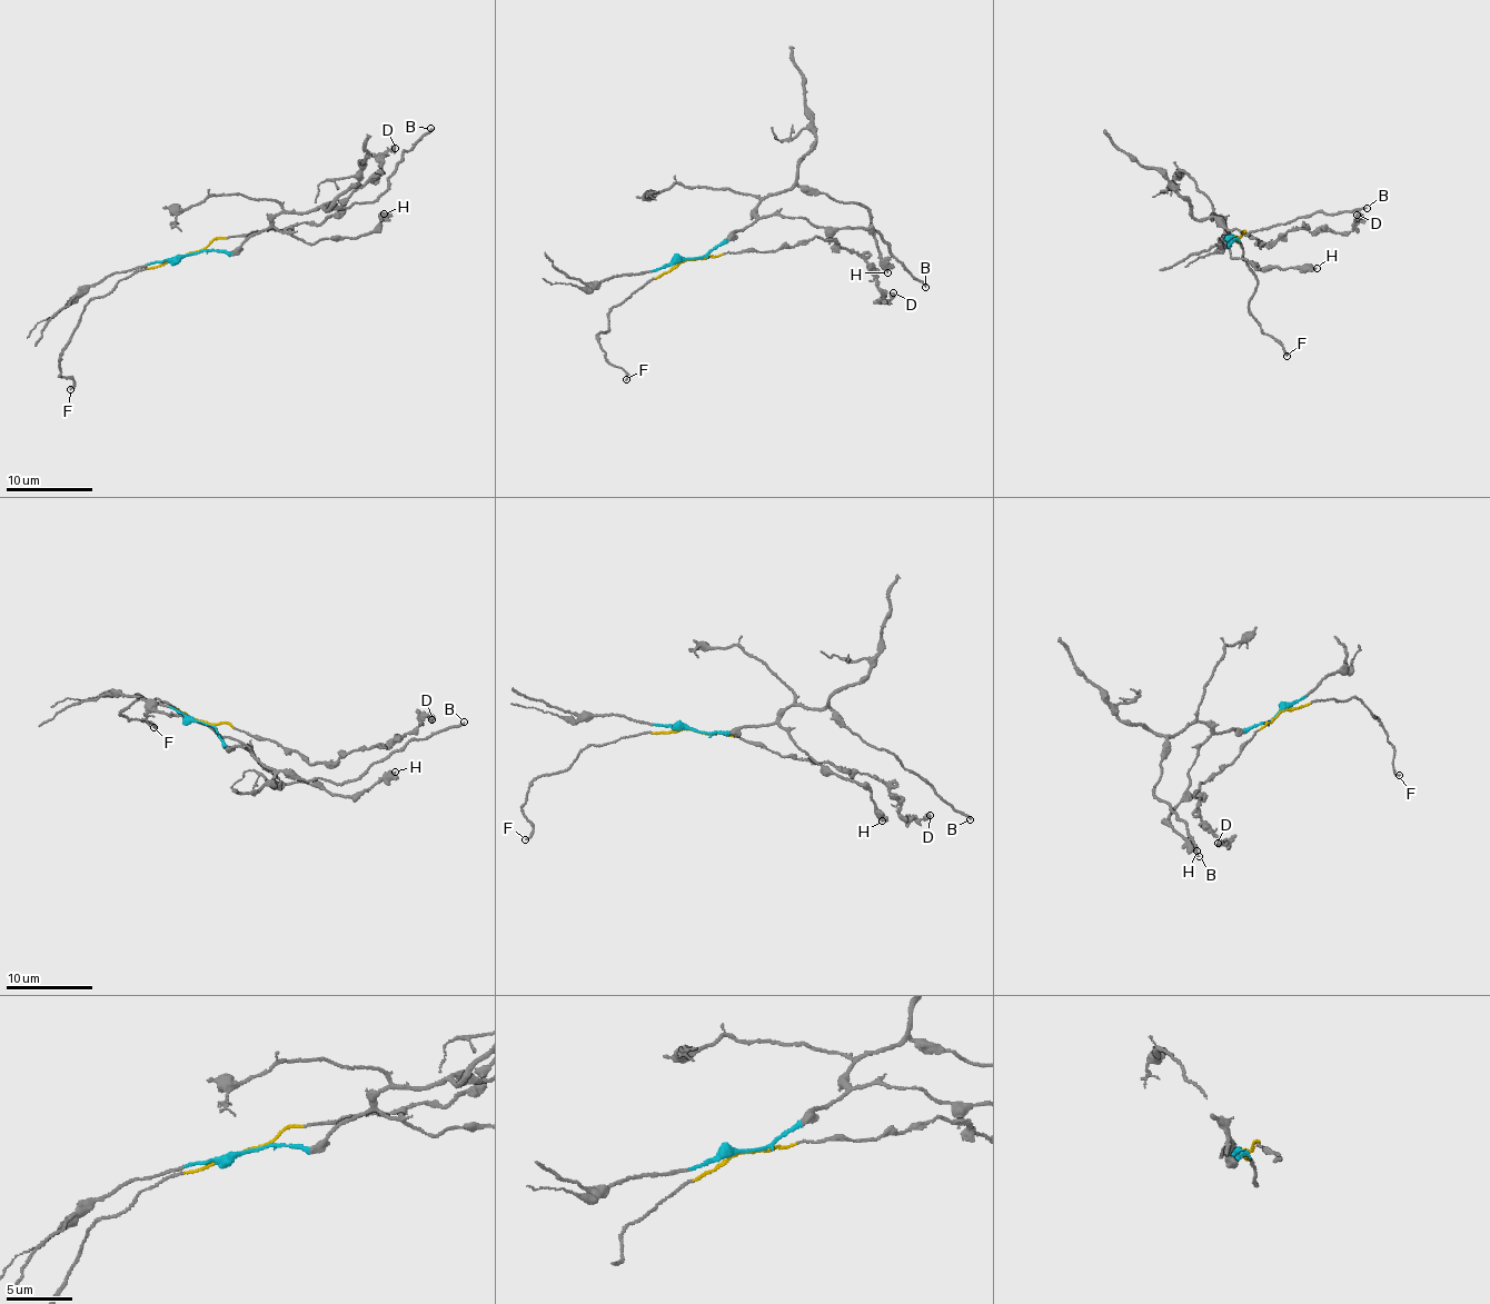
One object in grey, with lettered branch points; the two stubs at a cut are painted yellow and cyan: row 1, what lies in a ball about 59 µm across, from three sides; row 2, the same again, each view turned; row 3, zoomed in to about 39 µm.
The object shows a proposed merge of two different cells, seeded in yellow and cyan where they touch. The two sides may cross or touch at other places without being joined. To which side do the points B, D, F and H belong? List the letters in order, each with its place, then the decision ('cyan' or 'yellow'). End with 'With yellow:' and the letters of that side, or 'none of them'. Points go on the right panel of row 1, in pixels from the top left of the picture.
B: place (1367, 208); cyan
D: place (1357, 215); yellow
F: place (1287, 356); yellow
H: place (1317, 268); cyan
With yellow: D, F

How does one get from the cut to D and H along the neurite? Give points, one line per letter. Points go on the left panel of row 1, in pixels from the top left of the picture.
D: (187, 255), (201, 251), (218, 238), (284, 229), (337, 217), (354, 190), (377, 175), (384, 153), (396, 148)
H: (189, 255), (232, 252), (269, 228), (315, 242), (370, 234), (384, 213)

